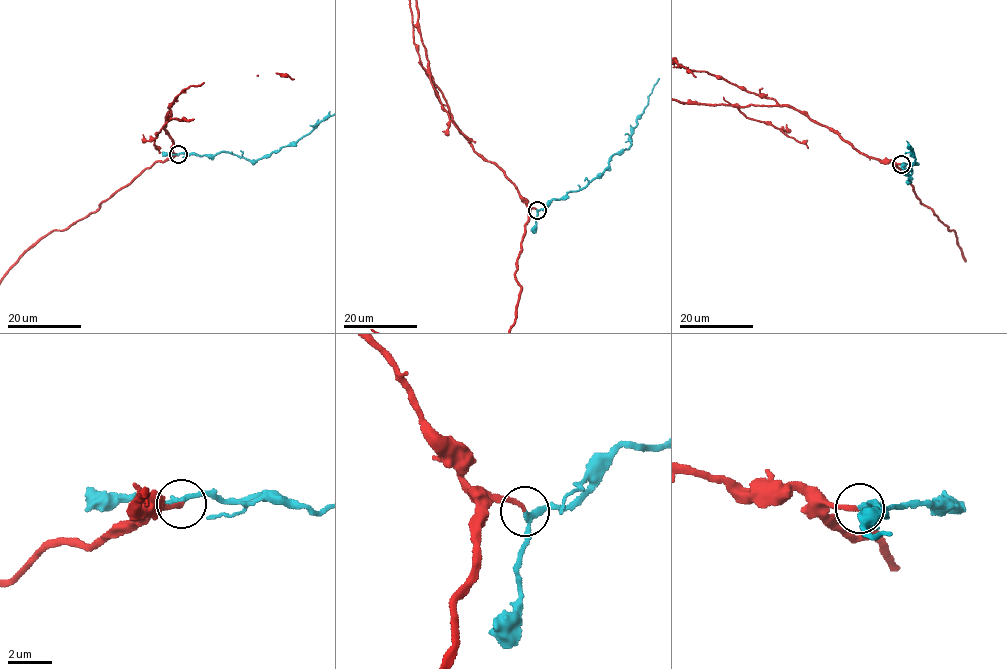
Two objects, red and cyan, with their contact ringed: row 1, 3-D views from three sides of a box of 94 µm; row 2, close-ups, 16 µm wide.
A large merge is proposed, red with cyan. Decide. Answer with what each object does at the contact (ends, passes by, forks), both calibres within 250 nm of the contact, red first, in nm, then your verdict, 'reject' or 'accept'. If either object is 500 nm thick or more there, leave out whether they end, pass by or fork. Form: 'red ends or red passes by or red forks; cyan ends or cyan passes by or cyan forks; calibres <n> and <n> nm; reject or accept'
red ends; cyan passes by; calibres 180 and 220 nm; accept

